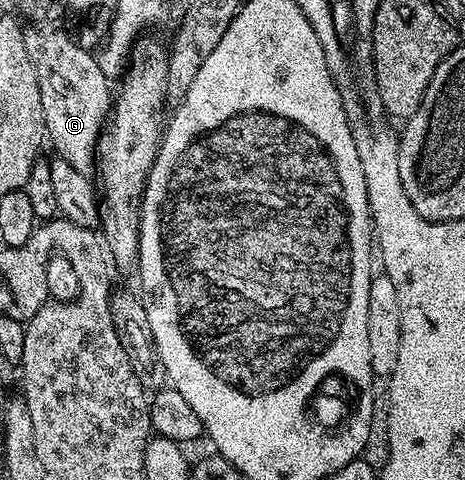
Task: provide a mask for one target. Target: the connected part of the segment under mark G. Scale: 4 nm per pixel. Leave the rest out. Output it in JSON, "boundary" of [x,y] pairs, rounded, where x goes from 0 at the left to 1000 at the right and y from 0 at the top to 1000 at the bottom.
{"boundary":[[[56,60],[54,104],[60,106],[62,129],[80,152],[80,175],[88,190],[90,244],[97,246],[97,283],[112,300],[116,323],[155,346],[170,363],[198,369],[209,350],[213,283],[237,242],[243,215],[243,183],[209,129],[204,115],[176,90],[161,88],[135,67],[97,67],[92,63]]]}

